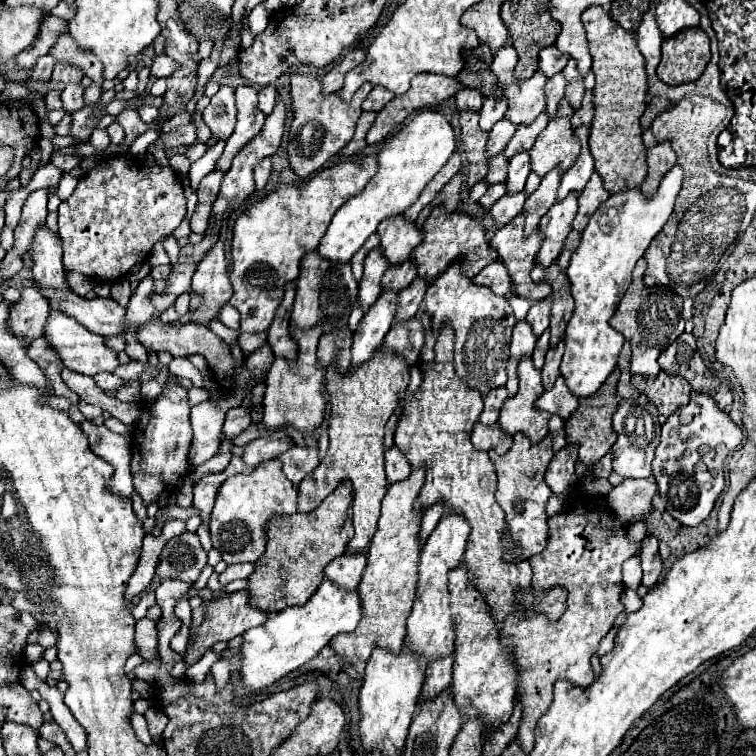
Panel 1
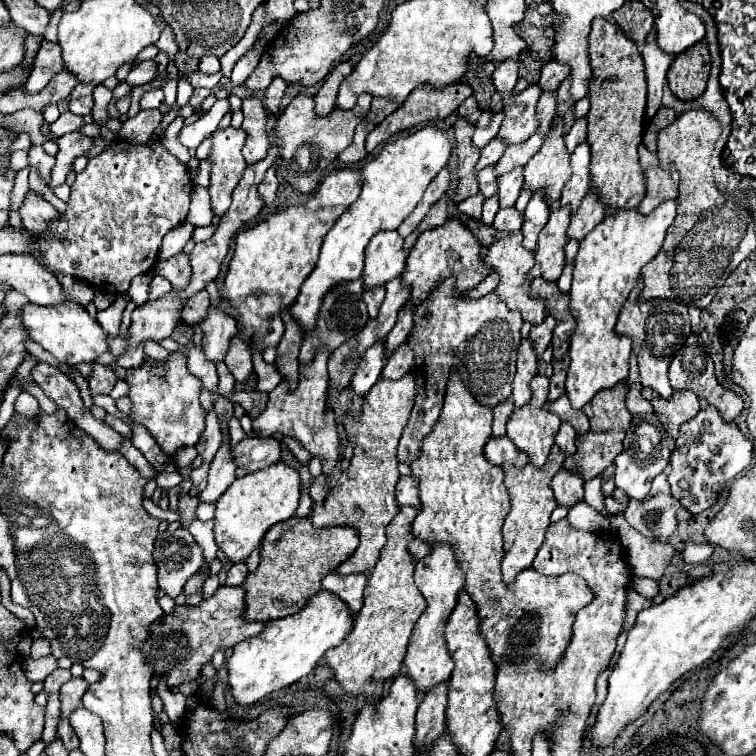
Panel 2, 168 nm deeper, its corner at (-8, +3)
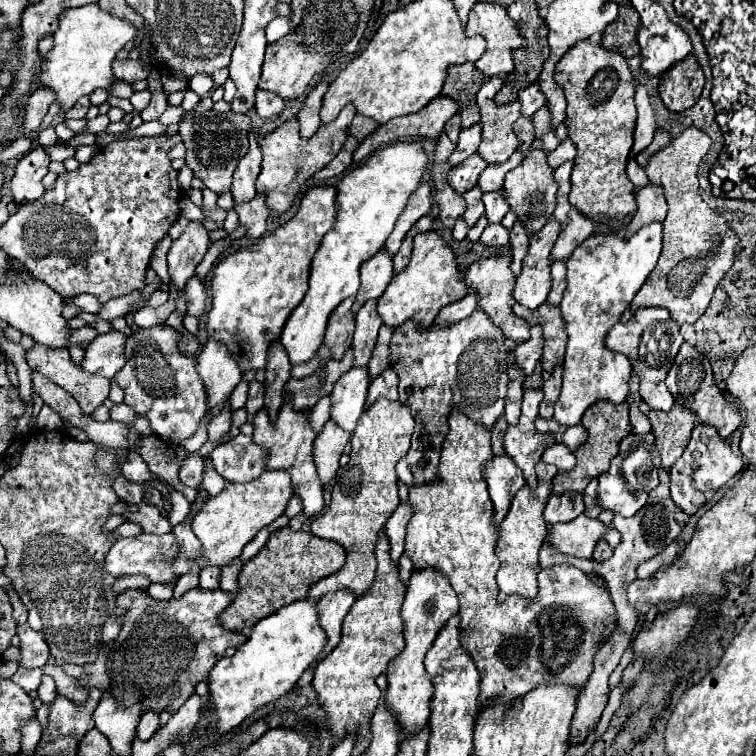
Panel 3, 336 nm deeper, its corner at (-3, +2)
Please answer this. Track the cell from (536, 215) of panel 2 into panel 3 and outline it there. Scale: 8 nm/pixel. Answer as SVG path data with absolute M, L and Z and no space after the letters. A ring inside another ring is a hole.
M517 220L511 228L511 238L509 238L509 252L511 252L511 268L513 268L513 274L517 276L521 272L521 262L527 254L527 248L529 248L529 238L531 234L527 232L527 228L521 224L521 220Z

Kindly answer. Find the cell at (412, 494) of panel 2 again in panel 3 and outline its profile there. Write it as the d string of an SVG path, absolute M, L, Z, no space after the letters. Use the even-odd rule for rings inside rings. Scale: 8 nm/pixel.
M401 504L385 526L385 532L389 536L389 544L391 544L391 560L395 564L399 564L399 558L405 548L405 528L407 528L411 514L413 514L411 504Z

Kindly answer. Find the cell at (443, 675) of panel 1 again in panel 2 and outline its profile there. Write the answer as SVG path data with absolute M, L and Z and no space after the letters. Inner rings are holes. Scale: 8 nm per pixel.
M438 683L424 695L416 713L416 739L414 739L416 747L422 749L444 733L446 703L448 703L448 683Z

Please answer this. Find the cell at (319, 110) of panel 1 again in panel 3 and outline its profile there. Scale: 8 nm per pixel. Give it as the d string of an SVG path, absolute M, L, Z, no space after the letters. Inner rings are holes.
M347 104L339 112L337 120L323 124L309 140L303 140L299 136L299 122L297 122L297 118L291 118L283 126L279 126L275 132L271 132L263 140L259 140L263 162L261 162L261 174L257 178L257 192L267 196L269 210L283 214L291 208L301 186L317 170L327 166L337 156L337 152L343 148L343 142L347 140L347 128L349 128L353 116L355 116L355 108L353 108L353 104Z

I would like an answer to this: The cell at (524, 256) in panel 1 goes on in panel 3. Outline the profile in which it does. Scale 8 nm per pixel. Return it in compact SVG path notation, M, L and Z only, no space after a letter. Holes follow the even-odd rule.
M505 252L497 254L497 256L491 256L491 258L481 258L481 260L473 262L467 268L463 280L469 286L469 290L479 296L479 308L489 314L489 318L505 332L507 338L513 338L519 344L519 342L529 338L529 324L525 320L517 318L513 314L513 310L511 310L511 304L513 304L513 296L511 294L513 294L513 286L515 286L515 276L511 272L509 260L511 258Z

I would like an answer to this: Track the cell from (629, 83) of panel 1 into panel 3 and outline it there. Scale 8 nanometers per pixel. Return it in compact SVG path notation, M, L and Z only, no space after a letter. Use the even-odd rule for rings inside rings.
M591 40L579 42L577 48L571 48L557 64L557 84L561 84L565 98L567 98L567 110L565 110L565 126L571 142L577 148L575 156L575 166L571 170L571 194L569 202L581 214L585 214L593 222L609 224L611 220L623 222L631 214L635 214L637 204L635 204L635 186L625 174L627 158L633 146L633 128L635 128L635 78L627 66L627 60L615 52L615 50L605 50L601 44L593 44Z

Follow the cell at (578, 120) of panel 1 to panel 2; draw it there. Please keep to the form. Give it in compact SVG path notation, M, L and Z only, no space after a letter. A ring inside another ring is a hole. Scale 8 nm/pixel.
M580 117L580 119L576 119L576 123L572 125L570 133L564 137L566 147L568 147L568 151L570 151L570 153L574 151L574 147L576 147L578 143L582 143L582 141L586 139L586 127L588 127L586 117Z

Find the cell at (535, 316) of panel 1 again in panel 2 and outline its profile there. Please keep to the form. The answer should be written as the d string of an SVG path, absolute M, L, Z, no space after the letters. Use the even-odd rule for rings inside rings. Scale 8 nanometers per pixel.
M550 313L544 317L544 321L540 325L532 325L532 329L530 329L530 341L534 343L534 349L536 349L538 357L542 357L542 353L550 345L552 329L554 329L554 317Z

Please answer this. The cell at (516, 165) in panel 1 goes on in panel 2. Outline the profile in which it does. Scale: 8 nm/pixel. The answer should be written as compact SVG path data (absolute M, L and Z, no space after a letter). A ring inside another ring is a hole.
M516 167L514 171L498 177L500 207L510 207L516 203L520 189L522 189L522 171L524 171L524 167Z

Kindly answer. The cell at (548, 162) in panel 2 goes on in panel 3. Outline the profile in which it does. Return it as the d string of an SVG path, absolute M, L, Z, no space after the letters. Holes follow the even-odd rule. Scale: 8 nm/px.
M541 148L531 150L525 160L513 168L505 176L505 200L509 208L517 214L517 218L527 226L531 234L535 234L553 214L555 210L555 194L557 194L557 182L553 180L553 170L547 166L547 154Z

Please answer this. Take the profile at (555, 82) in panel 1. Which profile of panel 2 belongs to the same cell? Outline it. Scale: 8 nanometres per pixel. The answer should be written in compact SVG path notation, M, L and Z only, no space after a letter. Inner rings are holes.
M544 91L540 95L540 101L538 101L538 121L540 121L540 131L544 135L548 135L550 127L552 127L552 121L556 117L556 93L554 91Z

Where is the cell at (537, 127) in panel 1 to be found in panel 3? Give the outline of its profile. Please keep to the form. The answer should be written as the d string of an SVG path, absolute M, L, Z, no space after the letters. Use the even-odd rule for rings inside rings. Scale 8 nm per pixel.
M517 150L511 154L511 158L503 164L489 164L481 176L479 176L479 188L483 192L493 192L493 190L501 190L503 188L503 178L509 170L513 170L515 166L519 166L523 162L523 154Z

